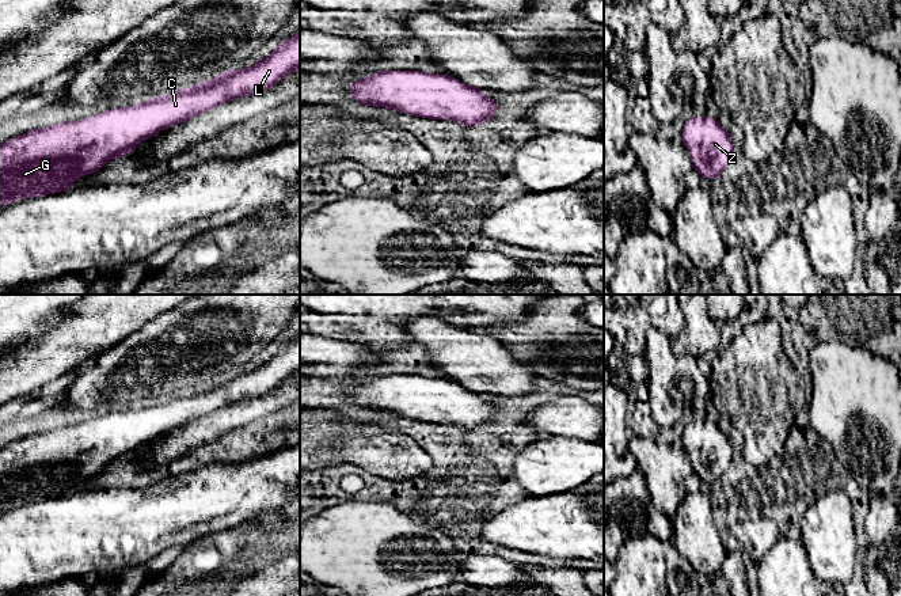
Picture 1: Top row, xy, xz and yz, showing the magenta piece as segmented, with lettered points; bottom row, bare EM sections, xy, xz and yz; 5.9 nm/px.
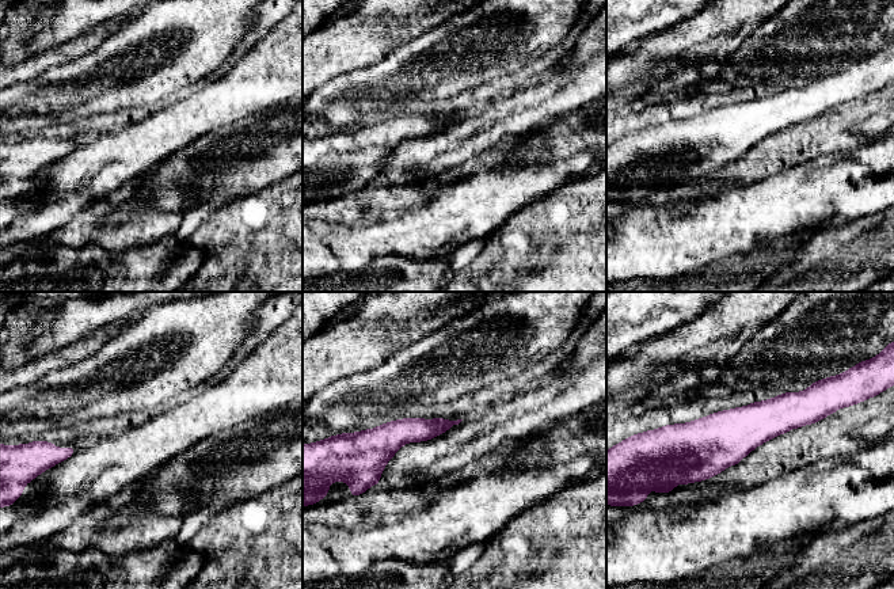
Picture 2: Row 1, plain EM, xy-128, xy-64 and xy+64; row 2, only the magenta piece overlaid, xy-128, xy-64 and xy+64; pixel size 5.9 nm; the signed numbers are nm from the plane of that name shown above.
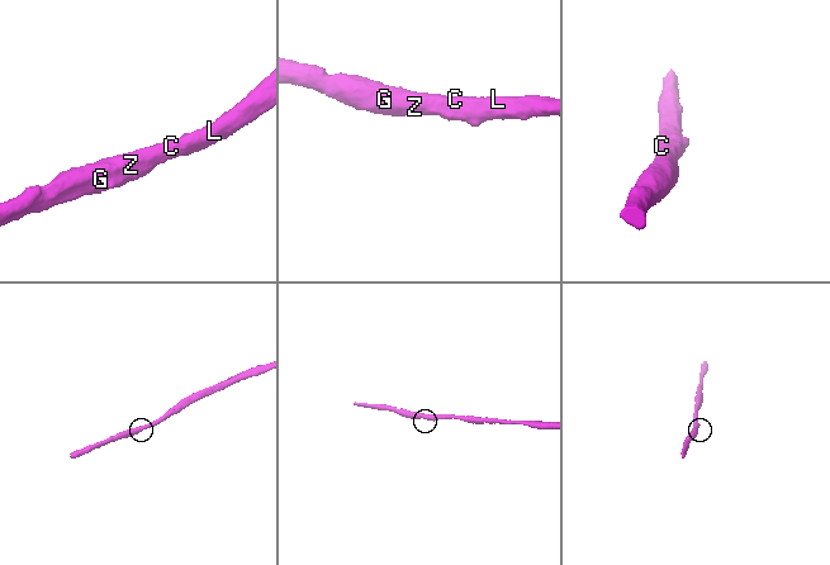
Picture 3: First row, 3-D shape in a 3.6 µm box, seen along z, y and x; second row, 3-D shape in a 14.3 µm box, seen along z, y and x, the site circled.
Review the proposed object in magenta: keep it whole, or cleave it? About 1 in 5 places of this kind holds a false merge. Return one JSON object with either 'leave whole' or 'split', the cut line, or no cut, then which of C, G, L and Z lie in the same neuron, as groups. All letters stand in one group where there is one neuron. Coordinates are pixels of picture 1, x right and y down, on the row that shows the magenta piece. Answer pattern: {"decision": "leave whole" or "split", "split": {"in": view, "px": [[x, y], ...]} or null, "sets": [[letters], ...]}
{"decision": "leave whole", "split": null, "sets": [["C", "G", "L", "Z"]]}

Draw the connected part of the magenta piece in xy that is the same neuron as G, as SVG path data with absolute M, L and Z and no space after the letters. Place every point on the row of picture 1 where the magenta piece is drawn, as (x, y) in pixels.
M300 31L280 42L271 54L259 58L251 68L232 68L209 81L145 99L140 106L110 109L91 118L66 121L20 134L0 145L0 206L9 205L20 197L33 198L65 191L83 175L102 170L107 160L128 156L140 141L149 140L160 130L224 102L262 94L296 69L300 69Z

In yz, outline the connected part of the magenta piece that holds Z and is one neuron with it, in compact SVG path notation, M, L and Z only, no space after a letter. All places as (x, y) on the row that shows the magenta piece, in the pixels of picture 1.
M691 117L681 133L693 168L707 179L722 176L733 156L733 143L726 129L712 117Z

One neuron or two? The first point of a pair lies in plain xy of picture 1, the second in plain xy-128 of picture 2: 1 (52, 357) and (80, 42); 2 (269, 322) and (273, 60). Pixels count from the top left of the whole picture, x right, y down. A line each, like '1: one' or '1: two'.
1: one
2: two

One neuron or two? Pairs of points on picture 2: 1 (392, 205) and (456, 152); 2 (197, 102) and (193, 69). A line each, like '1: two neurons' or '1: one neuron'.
1: two neurons
2: two neurons

